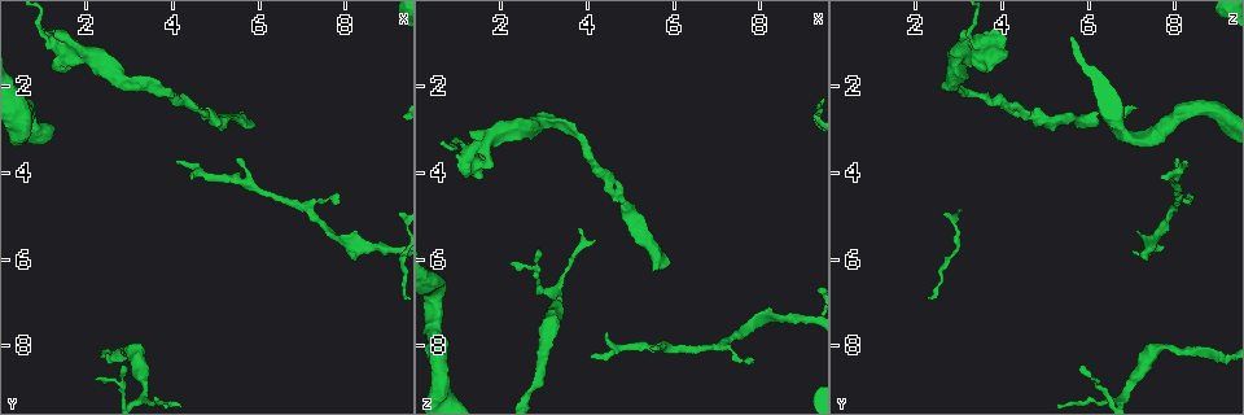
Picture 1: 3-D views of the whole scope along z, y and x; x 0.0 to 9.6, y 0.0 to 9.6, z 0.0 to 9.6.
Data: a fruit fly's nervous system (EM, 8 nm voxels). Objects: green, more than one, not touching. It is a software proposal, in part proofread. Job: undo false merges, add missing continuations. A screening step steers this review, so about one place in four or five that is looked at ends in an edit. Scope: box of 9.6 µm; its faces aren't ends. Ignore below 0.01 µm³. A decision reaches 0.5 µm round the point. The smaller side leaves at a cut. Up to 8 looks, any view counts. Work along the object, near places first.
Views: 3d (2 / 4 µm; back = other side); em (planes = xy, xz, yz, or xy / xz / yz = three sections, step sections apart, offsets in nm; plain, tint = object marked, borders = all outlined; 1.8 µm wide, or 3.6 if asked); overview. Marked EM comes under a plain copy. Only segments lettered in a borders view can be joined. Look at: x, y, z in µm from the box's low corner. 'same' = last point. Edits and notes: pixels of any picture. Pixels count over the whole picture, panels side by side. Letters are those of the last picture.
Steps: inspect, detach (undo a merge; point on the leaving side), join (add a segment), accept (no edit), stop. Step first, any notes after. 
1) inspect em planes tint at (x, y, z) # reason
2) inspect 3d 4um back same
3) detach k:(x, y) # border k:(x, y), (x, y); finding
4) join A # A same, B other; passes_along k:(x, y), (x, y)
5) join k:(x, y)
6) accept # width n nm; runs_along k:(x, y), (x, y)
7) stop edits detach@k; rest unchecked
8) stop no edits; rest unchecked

inspect 3d 4um at (7.85, 4.50, 8.30) # tapers out

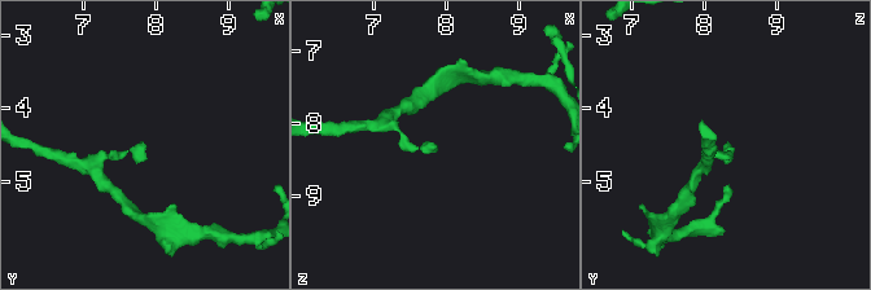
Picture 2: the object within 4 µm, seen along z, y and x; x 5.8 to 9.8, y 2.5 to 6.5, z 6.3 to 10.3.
inspect em 3.6um planes borders at (7.85, 4.50, 8.30)

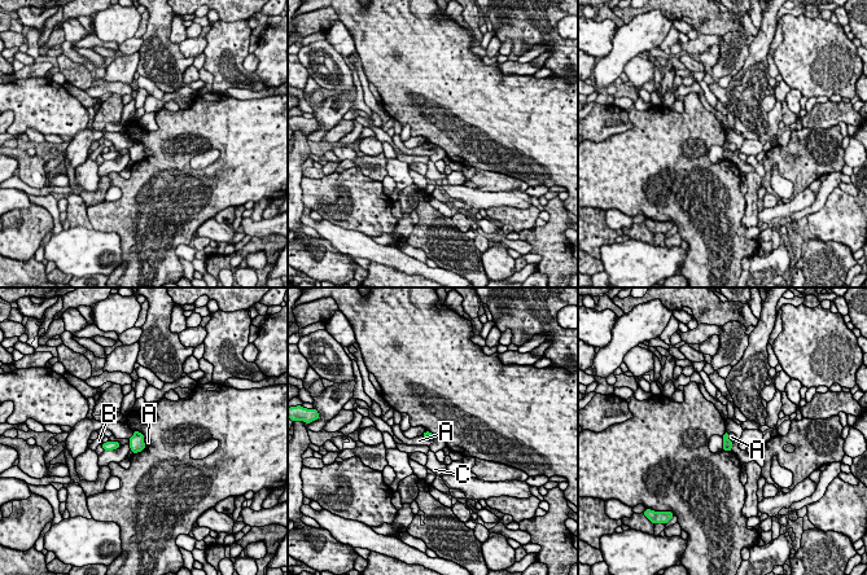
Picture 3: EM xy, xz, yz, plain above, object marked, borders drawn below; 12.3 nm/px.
accept # A other, B other, C other; border 3:(421, 435), (433, 439); no lettered segment goes on from it

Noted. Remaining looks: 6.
inspect em planes borders at (5.90, 2.85, 6.15) # end of a long branch

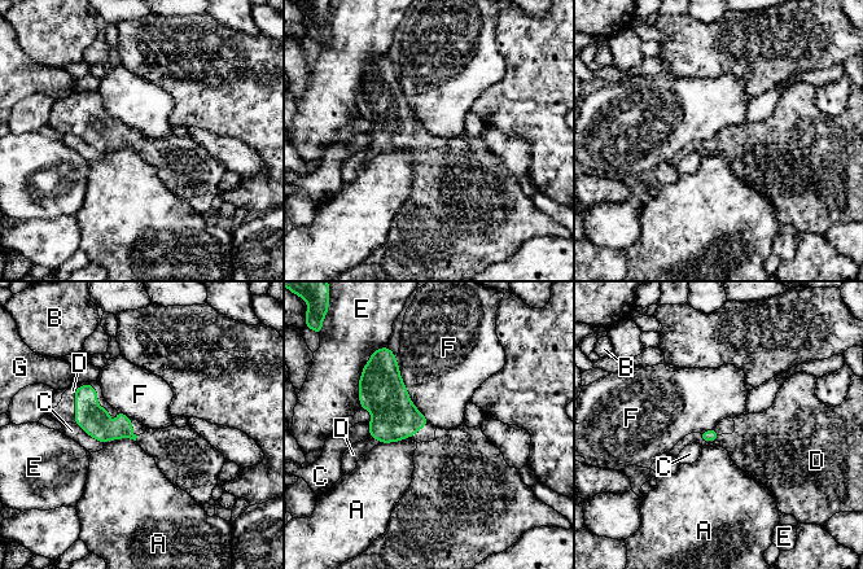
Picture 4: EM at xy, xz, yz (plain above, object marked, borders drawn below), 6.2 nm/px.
join D # A other, B other, C other, D same, E other, F other, G other; passes_along 4:(95, 420), (75, 406), (65, 412); the neuron continues

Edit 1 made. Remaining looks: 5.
inspect 3d 2um at (1.30, 0.95, 3.40) # branch point

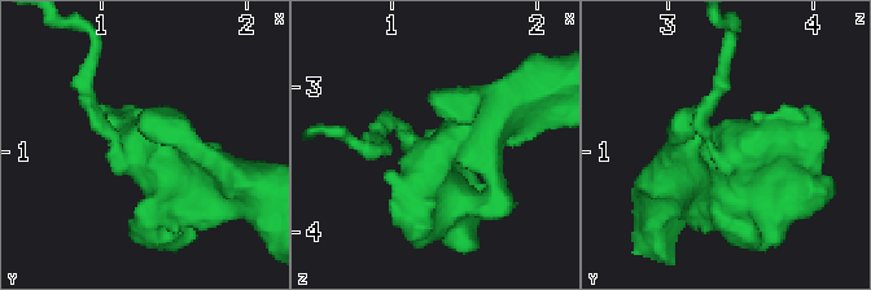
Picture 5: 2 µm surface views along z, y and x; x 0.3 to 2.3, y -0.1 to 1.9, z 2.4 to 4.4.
inspect em 3.6um yz step 8 borders at (1.32, 0.92, 3.42)

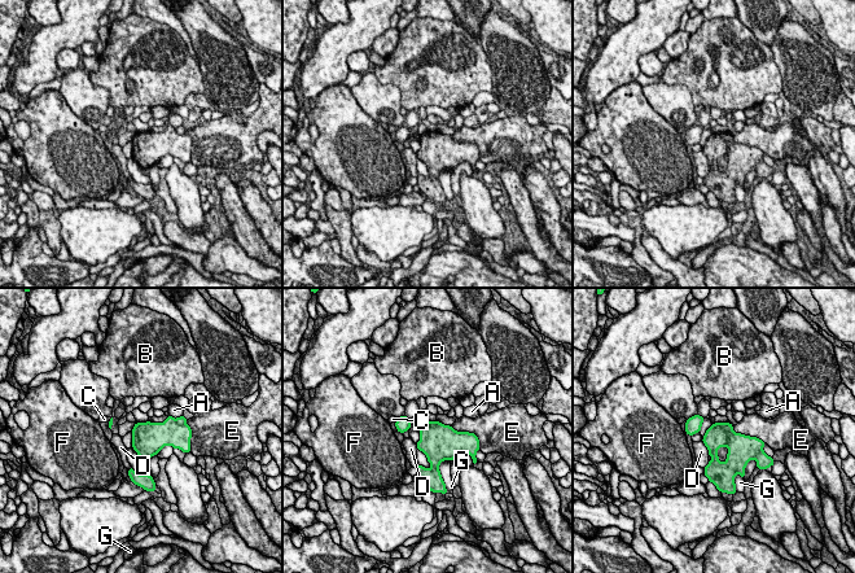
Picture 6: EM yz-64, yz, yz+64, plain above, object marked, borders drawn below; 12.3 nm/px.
inspect em 3.6um planes borders same

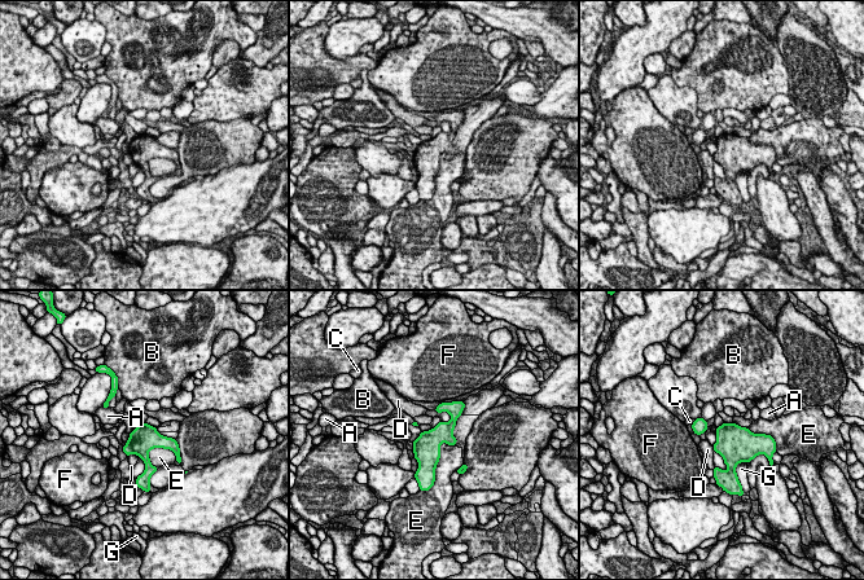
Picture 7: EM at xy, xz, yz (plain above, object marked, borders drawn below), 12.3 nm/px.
detach 7:(127, 448) # A other, B other, C other, D other, E other, F other, G other; border 7:(128, 440), (134, 452); two neurons meet here

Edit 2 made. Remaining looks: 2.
stop edits join@4, detach@7; rest unchecked

